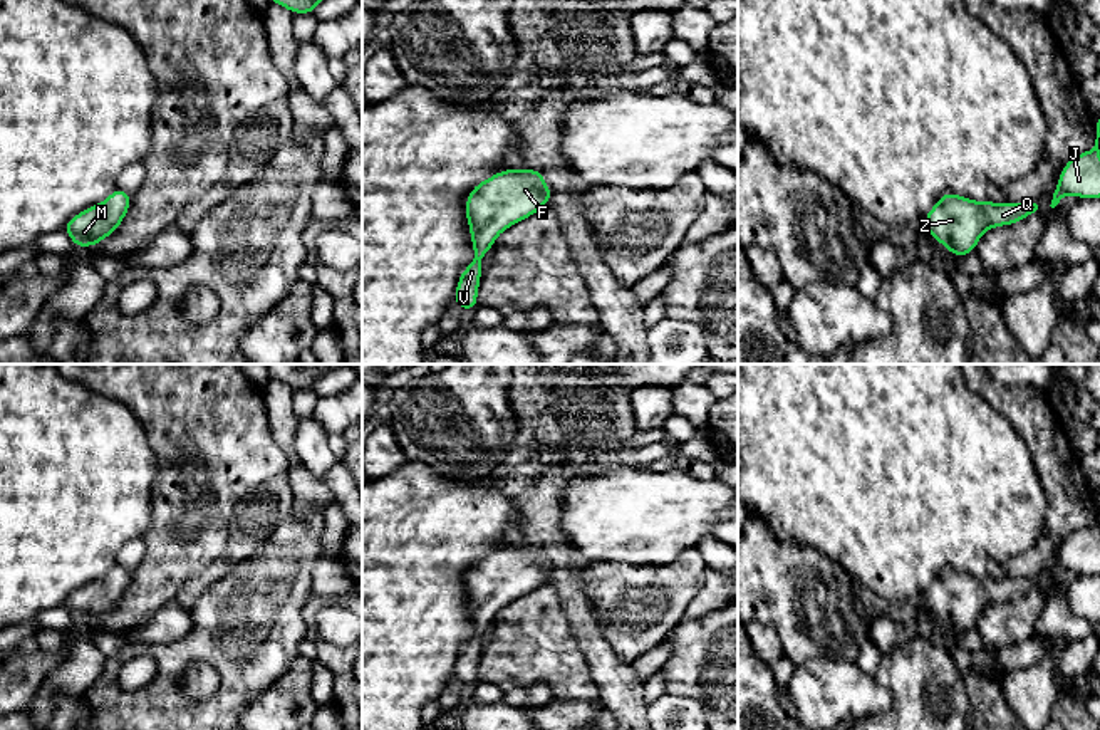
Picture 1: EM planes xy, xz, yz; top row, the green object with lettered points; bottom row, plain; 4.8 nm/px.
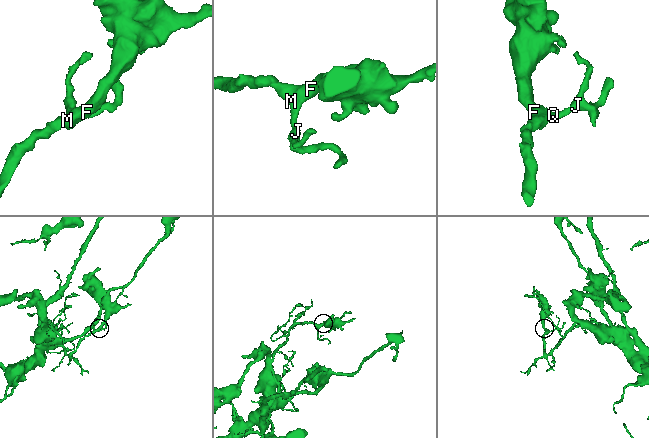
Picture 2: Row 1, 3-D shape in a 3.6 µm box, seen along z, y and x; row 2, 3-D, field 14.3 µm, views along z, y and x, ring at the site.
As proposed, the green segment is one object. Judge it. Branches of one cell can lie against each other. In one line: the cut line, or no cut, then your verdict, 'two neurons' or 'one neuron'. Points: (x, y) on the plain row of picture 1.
no cut; one neuron

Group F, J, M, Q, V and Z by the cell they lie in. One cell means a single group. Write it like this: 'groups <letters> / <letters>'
groups F J M Q V Z

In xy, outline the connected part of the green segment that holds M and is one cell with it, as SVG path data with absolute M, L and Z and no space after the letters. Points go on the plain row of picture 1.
M116 564L102 579L74 591L62 606L75 624L94 623L119 604L131 584L131 576L132 571Z

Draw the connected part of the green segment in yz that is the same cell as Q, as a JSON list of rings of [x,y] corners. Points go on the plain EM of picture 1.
[[[944,567],[924,592],[924,607],[961,634],[976,628],[976,621],[988,604],[1016,601],[1031,589],[1041,589],[1043,584],[1038,574],[1023,579],[978,579]]]

